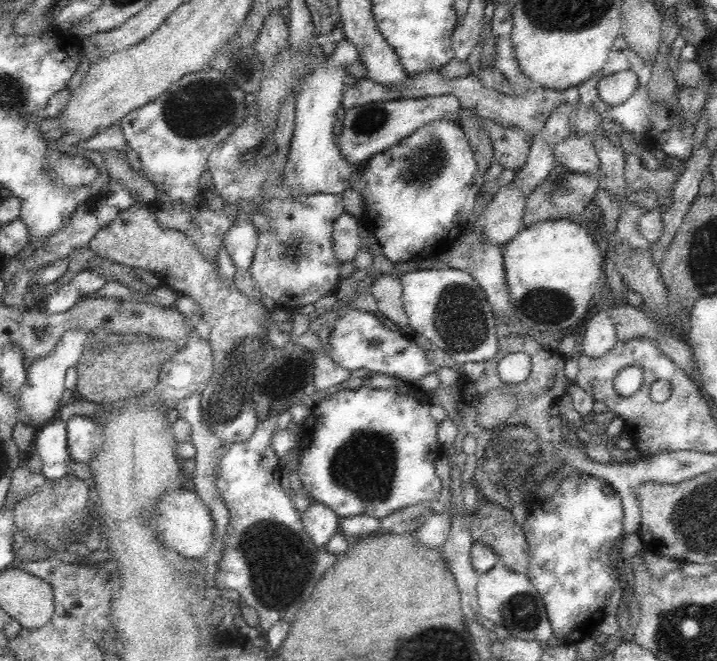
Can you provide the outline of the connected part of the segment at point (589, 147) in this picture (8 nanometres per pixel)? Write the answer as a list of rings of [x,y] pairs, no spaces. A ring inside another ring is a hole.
[[[570,134],[554,150],[555,162],[563,164],[568,171],[597,176],[600,170],[600,159],[593,147],[592,135]]]

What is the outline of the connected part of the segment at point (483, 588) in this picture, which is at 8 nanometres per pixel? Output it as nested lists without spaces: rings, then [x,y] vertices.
[[[502,564],[494,565],[488,572],[479,575],[477,582],[477,601],[480,619],[504,627],[510,636],[538,641],[545,645],[553,636],[553,629],[542,597],[532,586],[528,575],[514,572]]]

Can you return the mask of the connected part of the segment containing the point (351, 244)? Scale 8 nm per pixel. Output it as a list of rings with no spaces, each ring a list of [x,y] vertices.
[[[346,211],[336,219],[332,231],[332,250],[340,262],[352,261],[363,249],[358,233],[361,222],[362,219]]]

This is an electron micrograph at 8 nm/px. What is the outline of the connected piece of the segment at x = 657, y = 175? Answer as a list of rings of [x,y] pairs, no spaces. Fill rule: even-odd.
[[[625,154],[624,180],[631,191],[650,189],[658,193],[658,198],[665,203],[668,190],[678,180],[679,174],[671,165],[665,165],[657,170],[649,170],[643,165],[640,156]]]

